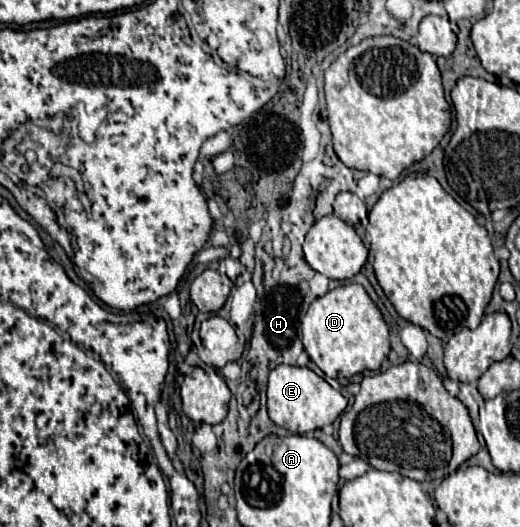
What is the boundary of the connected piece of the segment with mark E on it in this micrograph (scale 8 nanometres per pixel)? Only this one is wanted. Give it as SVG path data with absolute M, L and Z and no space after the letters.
M278 365L270 371L268 377L268 415L270 419L292 431L292 433L310 433L316 429L322 429L324 425L332 423L348 405L348 399L336 391L332 385L328 385L322 377L318 377L308 367L298 365Z

